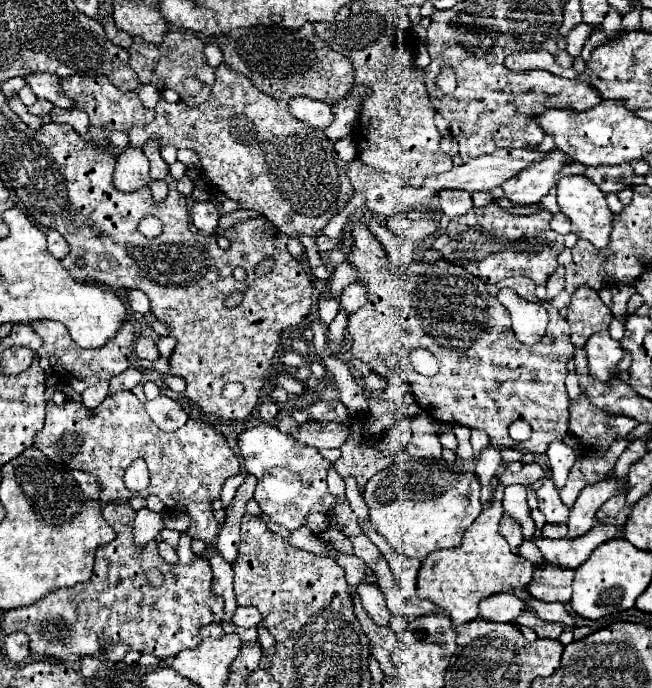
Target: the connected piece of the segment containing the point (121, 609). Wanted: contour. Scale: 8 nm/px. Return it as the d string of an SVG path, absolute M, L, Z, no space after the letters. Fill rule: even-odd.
M112 502L102 506L104 520L114 528L116 538L110 544L104 544L96 550L96 562L92 570L92 578L88 582L76 584L72 588L58 588L56 592L50 592L40 600L40 604L30 604L22 608L12 608L4 614L2 626L4 632L10 634L14 630L24 630L30 636L30 652L44 656L44 658L60 658L66 664L74 664L80 654L96 654L106 652L110 660L122 660L126 652L146 652L160 660L166 660L170 656L176 656L176 652L184 648L196 648L200 644L200 628L210 622L220 622L224 616L224 600L216 594L212 594L212 568L210 562L202 556L196 556L192 564L178 566L168 564L160 558L156 550L156 542L148 542L144 550L134 550L132 546L132 520L134 510L128 504ZM152 568L158 568L164 576L162 586L152 586L148 580L148 572Z

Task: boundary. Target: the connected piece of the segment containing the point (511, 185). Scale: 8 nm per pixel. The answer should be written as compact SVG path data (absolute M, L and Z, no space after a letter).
M556 148L548 152L542 160L532 162L512 180L506 180L502 184L502 190L506 192L506 198L516 204L536 204L550 192L558 172L566 164L570 164L568 154Z

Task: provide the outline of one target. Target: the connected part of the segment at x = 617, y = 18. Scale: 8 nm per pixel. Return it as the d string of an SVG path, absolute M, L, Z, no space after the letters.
M610 6L610 10L608 10L608 16L606 16L604 22L602 22L602 30L608 32L608 34L622 30L622 16L620 16L618 10L614 10L612 6Z

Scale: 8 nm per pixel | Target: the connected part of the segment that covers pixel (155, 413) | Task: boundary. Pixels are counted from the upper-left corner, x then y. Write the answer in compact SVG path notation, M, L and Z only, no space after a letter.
M164 394L154 398L154 400L148 400L146 412L152 418L152 422L164 432L178 430L188 420L188 414L182 408L182 404L170 396L164 396Z

